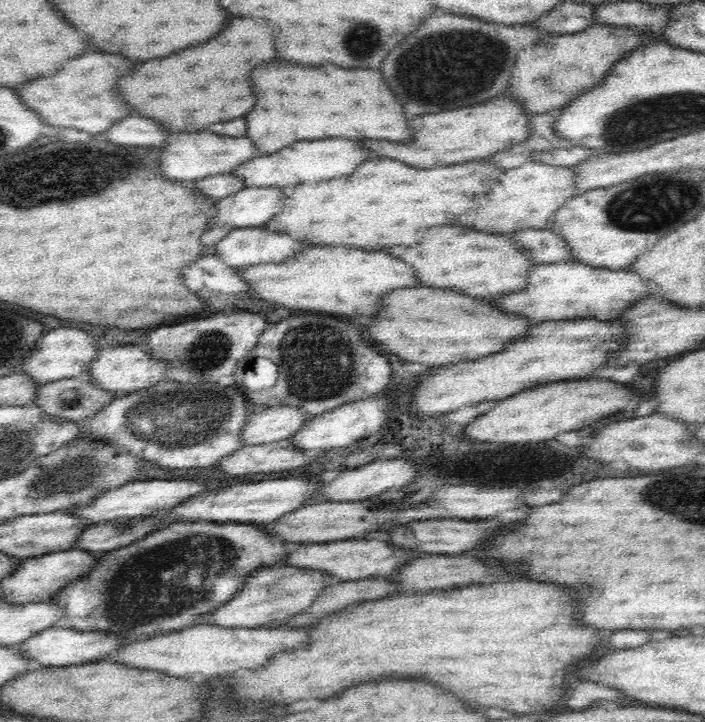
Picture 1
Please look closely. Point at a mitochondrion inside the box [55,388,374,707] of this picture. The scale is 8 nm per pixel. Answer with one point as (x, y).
(124, 603)

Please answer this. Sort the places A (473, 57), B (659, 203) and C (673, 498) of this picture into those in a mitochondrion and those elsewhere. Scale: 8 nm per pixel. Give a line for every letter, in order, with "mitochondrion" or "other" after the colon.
A: mitochondrion
B: mitochondrion
C: mitochondrion

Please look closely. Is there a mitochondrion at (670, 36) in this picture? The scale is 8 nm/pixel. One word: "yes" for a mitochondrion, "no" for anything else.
no

